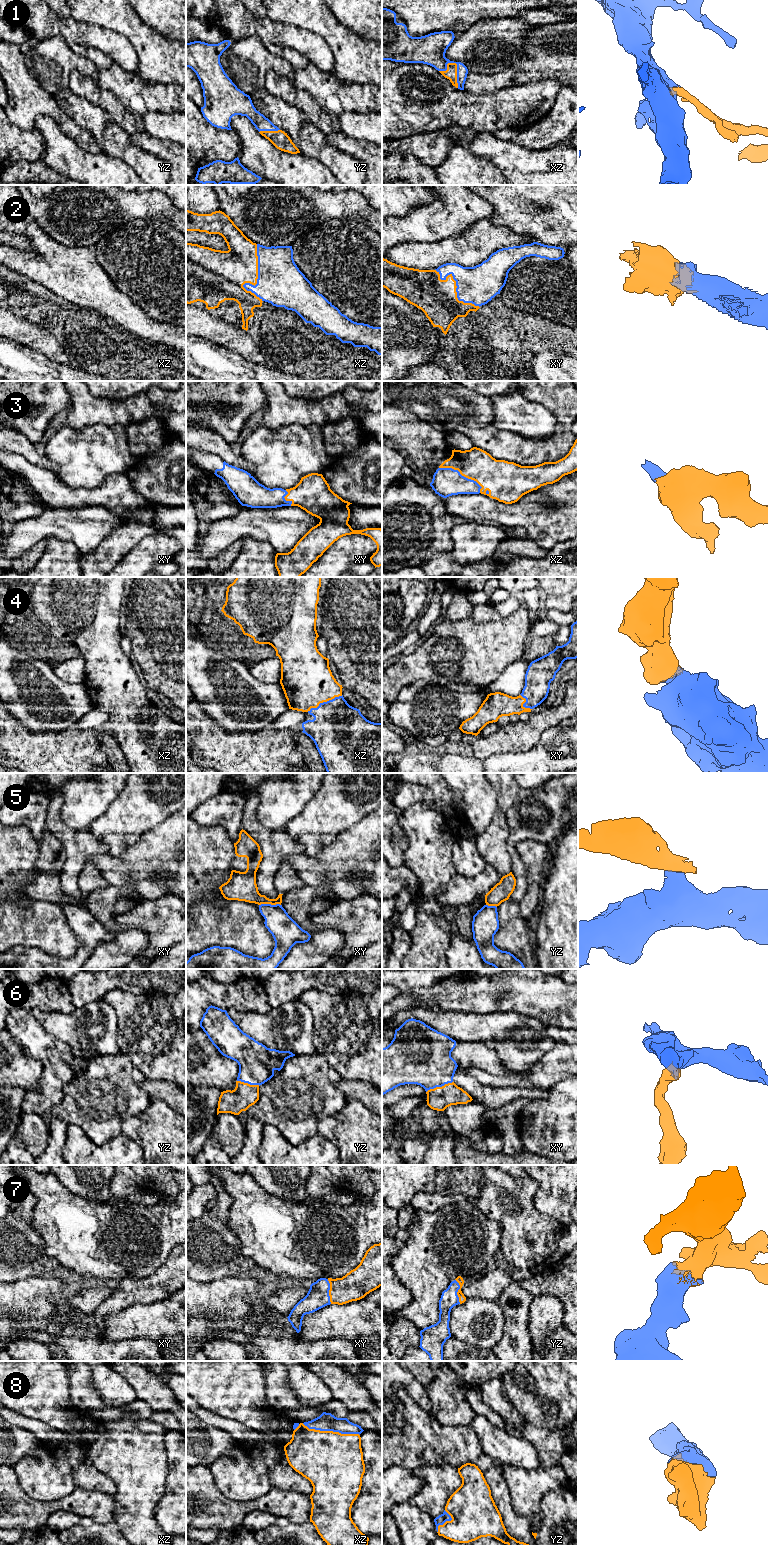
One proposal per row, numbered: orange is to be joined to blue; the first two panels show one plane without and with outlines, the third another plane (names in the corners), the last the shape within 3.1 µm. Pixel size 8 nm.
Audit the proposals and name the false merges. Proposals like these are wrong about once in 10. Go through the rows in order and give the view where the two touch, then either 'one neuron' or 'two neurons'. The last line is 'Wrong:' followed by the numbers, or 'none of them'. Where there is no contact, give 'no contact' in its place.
1: xz | one neuron
2: xz | one neuron
3: xz | one neuron
4: xz | one neuron
5: xy | two neurons
6: xy | one neuron
7: xy | one neuron
8: xz | one neuron
Wrong: 5

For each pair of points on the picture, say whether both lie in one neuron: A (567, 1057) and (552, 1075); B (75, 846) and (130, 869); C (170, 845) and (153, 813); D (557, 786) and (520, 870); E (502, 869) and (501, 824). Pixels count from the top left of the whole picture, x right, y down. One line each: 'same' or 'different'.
A: same
B: different
C: different
D: same
E: same

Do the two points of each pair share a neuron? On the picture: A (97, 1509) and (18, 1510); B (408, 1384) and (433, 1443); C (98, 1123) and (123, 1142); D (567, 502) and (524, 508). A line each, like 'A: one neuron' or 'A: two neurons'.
A: one neuron
B: two neurons
C: two neurons
D: one neuron

